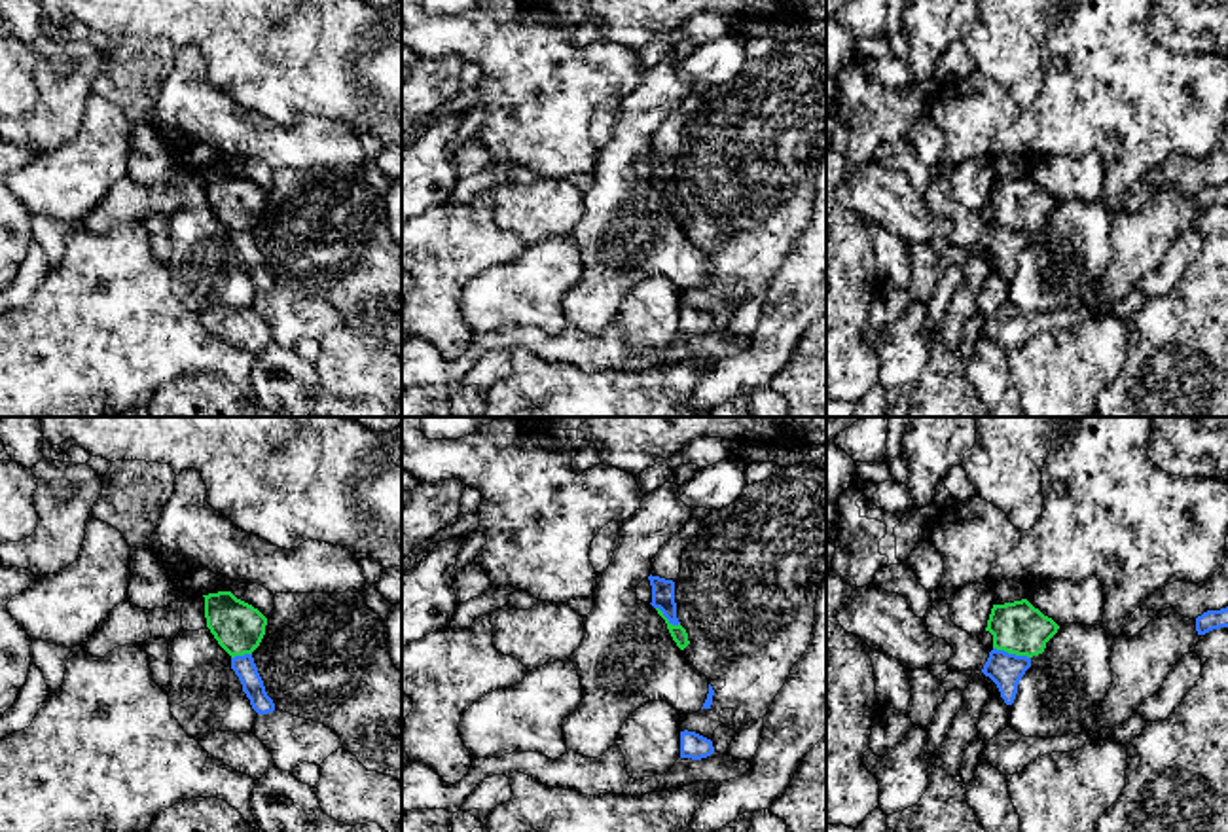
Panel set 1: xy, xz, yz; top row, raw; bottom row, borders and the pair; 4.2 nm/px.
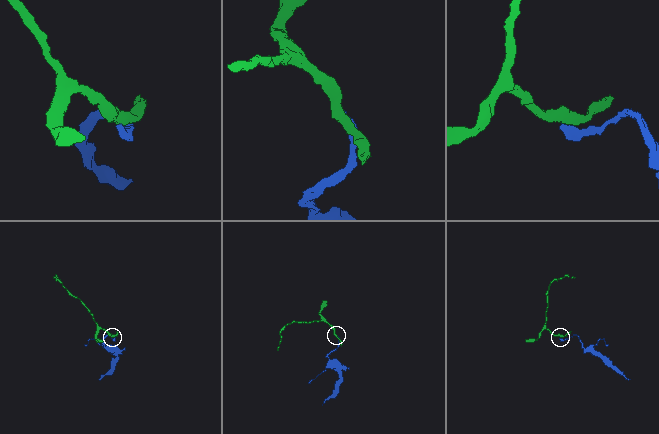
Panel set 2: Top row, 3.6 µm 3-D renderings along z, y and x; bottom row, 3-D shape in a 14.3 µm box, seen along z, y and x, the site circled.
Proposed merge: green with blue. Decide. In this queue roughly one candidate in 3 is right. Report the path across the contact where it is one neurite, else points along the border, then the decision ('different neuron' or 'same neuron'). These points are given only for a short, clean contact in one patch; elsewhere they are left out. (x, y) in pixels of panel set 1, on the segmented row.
border along yz (993, 647), (1029, 658); different neuron

